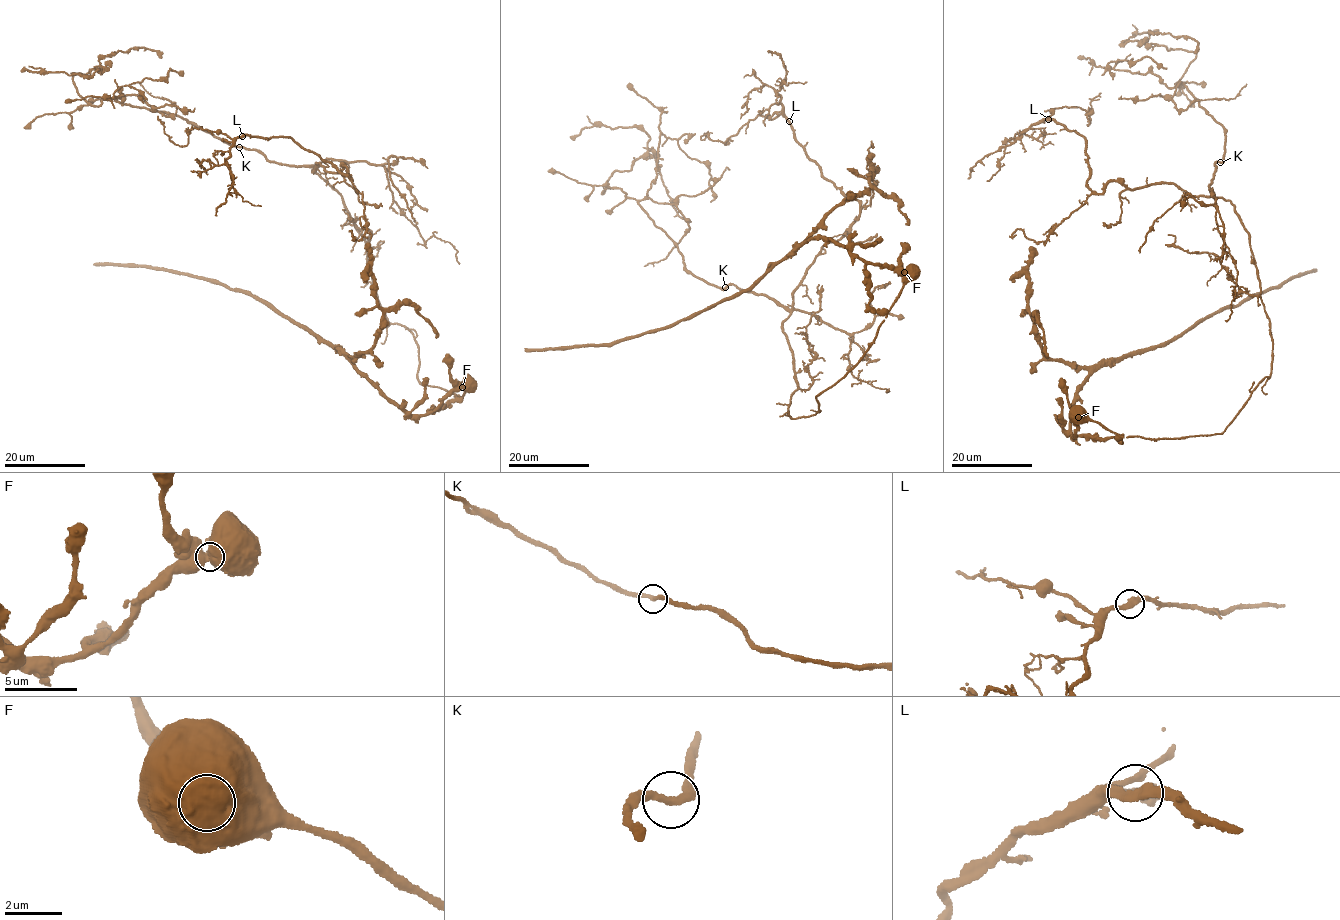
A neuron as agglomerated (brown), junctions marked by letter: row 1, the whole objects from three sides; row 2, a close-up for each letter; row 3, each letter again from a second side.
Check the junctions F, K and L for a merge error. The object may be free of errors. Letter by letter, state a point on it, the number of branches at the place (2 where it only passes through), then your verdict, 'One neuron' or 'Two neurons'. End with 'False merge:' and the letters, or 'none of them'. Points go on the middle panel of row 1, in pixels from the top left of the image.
F: Place: (904, 272). Branches: 2. Two neurons
K: Place: (725, 287). Branches: 2. One neuron
L: Place: (789, 121). Branches: 2. One neuron
False merge: F

